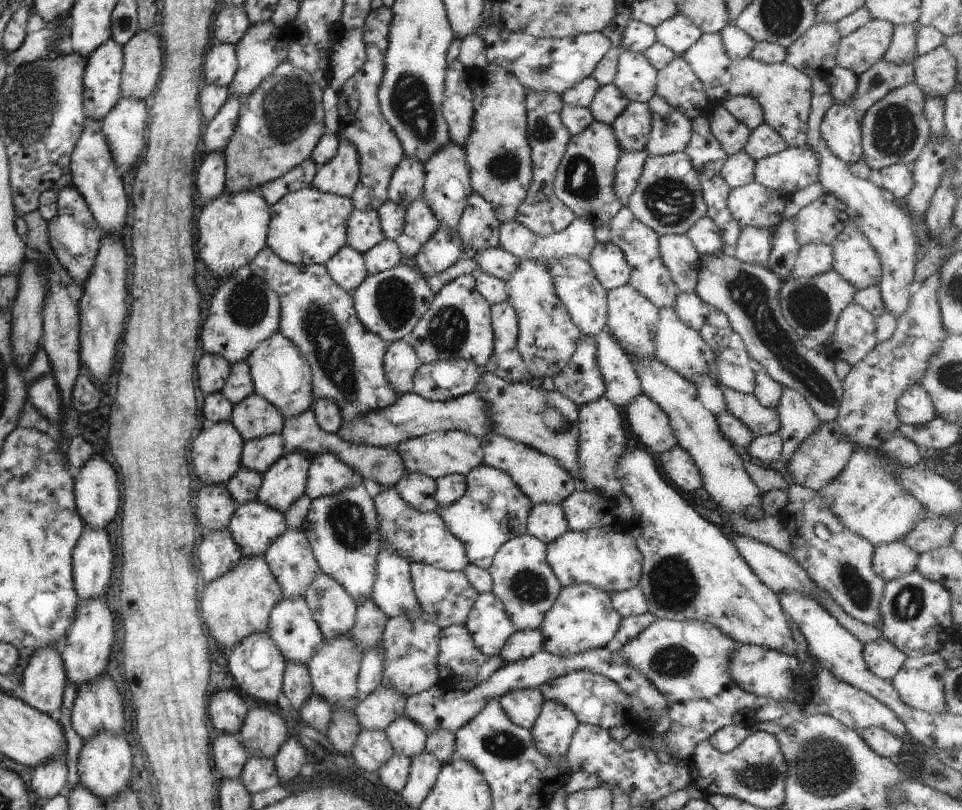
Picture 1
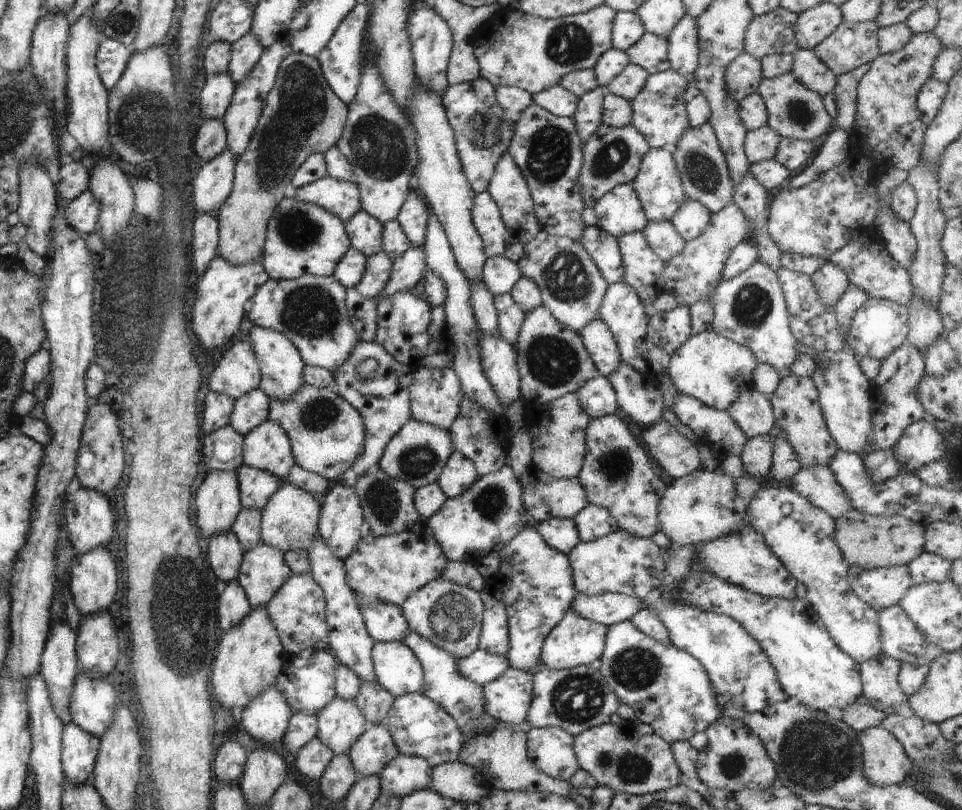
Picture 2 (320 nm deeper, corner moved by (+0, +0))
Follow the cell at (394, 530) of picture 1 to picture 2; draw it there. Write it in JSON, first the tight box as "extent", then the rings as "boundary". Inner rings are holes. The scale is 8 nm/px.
{"extent":[342,519,446,612],"boundary":[[[424,519],[416,521],[409,529],[395,536],[374,537],[369,530],[369,535],[359,539],[355,550],[342,560],[346,583],[360,612],[362,607],[373,605],[378,600],[399,607],[424,584],[439,578],[446,562],[445,555],[427,530]]]}

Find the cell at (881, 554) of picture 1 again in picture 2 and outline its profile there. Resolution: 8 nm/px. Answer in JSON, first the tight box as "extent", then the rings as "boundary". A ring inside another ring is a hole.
{"extent":[846,565,912,611],"boundary":[[[906,565],[868,571],[849,567],[846,579],[855,596],[876,611],[897,605],[912,585]]]}

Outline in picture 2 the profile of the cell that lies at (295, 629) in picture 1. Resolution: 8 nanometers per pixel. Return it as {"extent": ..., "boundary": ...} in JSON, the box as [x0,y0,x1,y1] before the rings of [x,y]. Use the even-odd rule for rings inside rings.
{"extent":[273,649,337,716],"boundary":[[[305,649],[292,657],[284,655],[286,663],[274,680],[273,686],[283,695],[293,713],[317,716],[318,712],[334,699],[334,682],[337,662],[328,650]]]}

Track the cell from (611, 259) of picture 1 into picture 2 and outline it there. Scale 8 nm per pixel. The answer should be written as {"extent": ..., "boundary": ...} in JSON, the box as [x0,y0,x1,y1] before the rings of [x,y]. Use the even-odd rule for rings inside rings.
{"extent":[578,225,623,284],"boundary":[[[595,225],[585,227],[578,243],[607,284],[622,280],[623,265],[616,240]]]}

